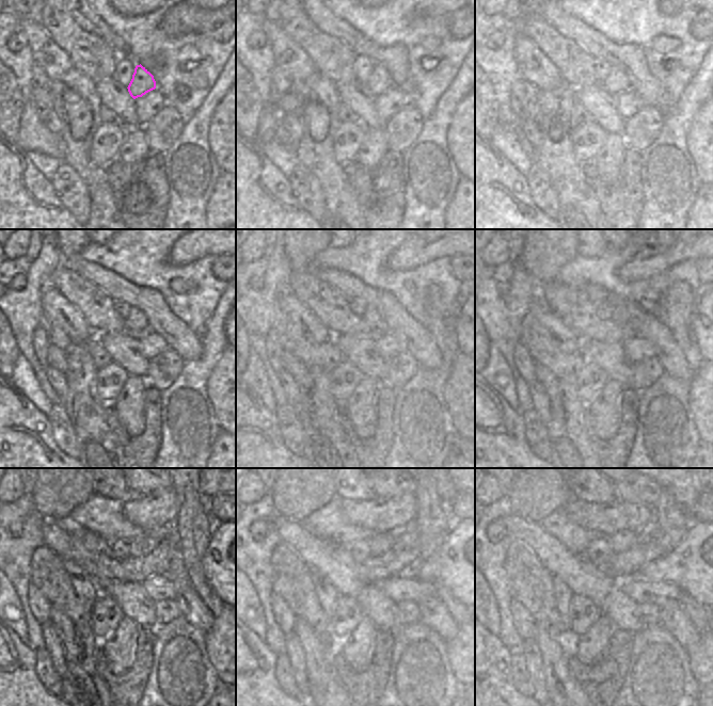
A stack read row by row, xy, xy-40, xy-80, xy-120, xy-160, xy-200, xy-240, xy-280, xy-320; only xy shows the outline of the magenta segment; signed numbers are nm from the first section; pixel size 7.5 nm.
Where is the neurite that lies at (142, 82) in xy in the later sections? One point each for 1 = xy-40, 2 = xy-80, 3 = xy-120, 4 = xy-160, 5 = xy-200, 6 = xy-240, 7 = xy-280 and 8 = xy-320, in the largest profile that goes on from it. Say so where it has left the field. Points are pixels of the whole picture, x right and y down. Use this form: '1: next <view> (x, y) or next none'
1: next xy-40 (379, 81)
2: next xy-80 (617, 81)
3: next xy-120 (137, 323)
4: next xy-160 (373, 317)
5: next xy-200 (618, 309)
6: next xy-240 (139, 547)
7: next xy-280 (380, 543)
8: next xy-320 (622, 540)

